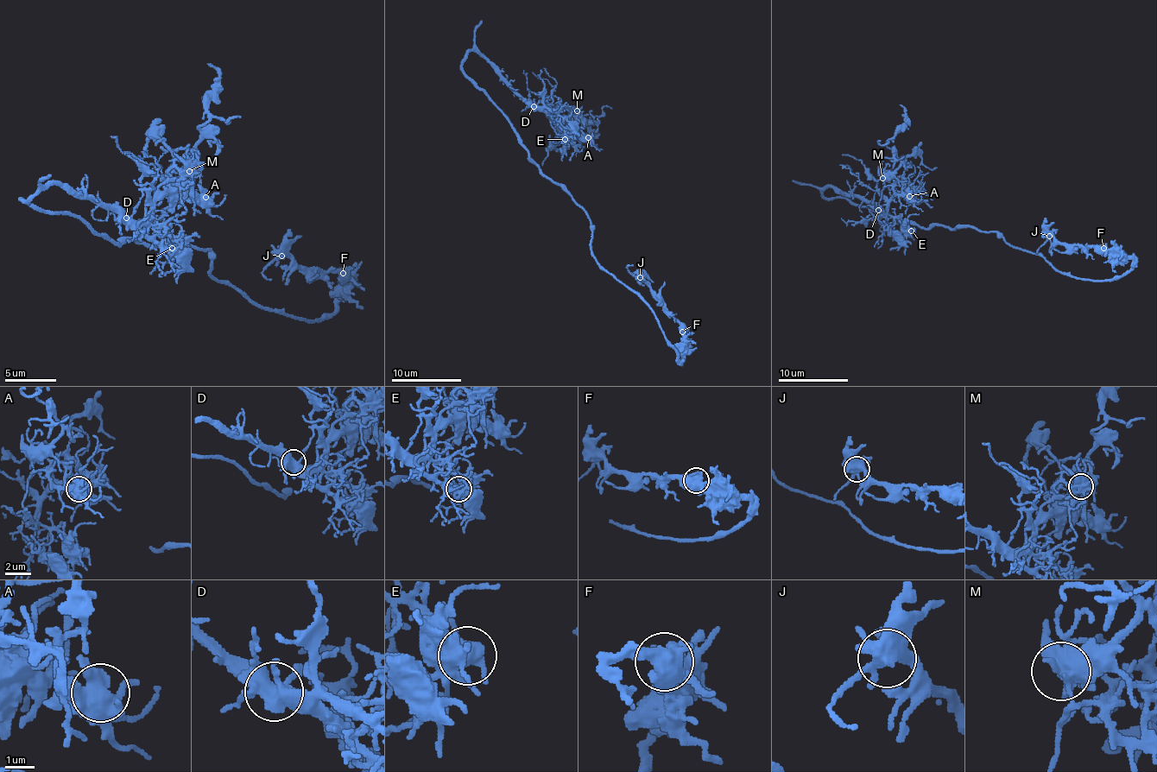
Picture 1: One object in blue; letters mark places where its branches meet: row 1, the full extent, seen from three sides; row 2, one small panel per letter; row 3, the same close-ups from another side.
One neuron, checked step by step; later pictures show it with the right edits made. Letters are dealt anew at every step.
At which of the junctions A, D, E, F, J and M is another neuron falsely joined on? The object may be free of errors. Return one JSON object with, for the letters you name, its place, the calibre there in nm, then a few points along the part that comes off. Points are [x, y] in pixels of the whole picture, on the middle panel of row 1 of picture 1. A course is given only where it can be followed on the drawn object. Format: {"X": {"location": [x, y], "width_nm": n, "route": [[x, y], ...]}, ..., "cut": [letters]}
{"M": {"location": [577, 110], "width_nm": 550, "route": [[577, 110], [581, 129], [588, 115], [590, 125], [597, 132], [590, 127]]}, "cut": ["M"]}

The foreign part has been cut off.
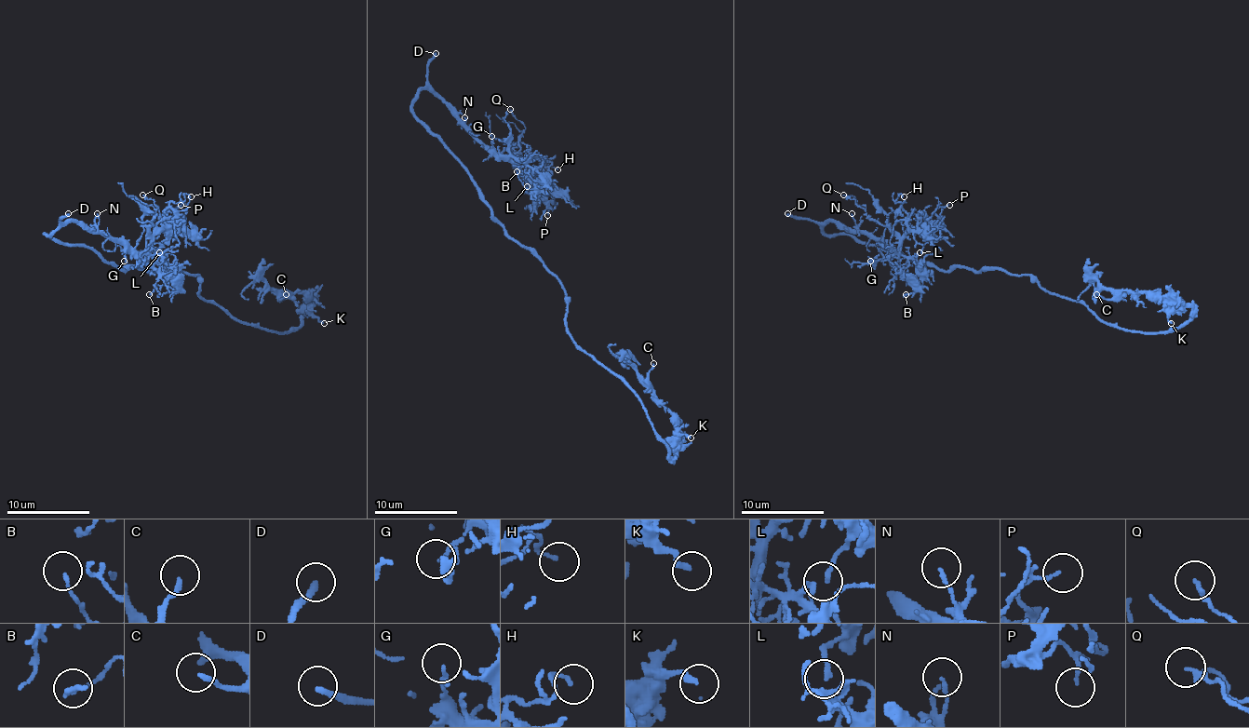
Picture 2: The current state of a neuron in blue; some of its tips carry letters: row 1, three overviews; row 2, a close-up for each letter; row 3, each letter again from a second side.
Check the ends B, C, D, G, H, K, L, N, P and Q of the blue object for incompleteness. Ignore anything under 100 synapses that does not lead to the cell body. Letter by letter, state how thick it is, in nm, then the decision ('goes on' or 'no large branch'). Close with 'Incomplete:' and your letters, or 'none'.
B: 70 nm | no large branch
C: 160 nm | no large branch
D: 220 nm | goes on
G: 110 nm | no large branch
H: 130 nm | no large branch
K: 200 nm | no large branch
L: 180 nm | no large branch
N: 120 nm | no large branch
P: 120 nm | no large branch
Q: 180 nm | no large branch
Incomplete: D

